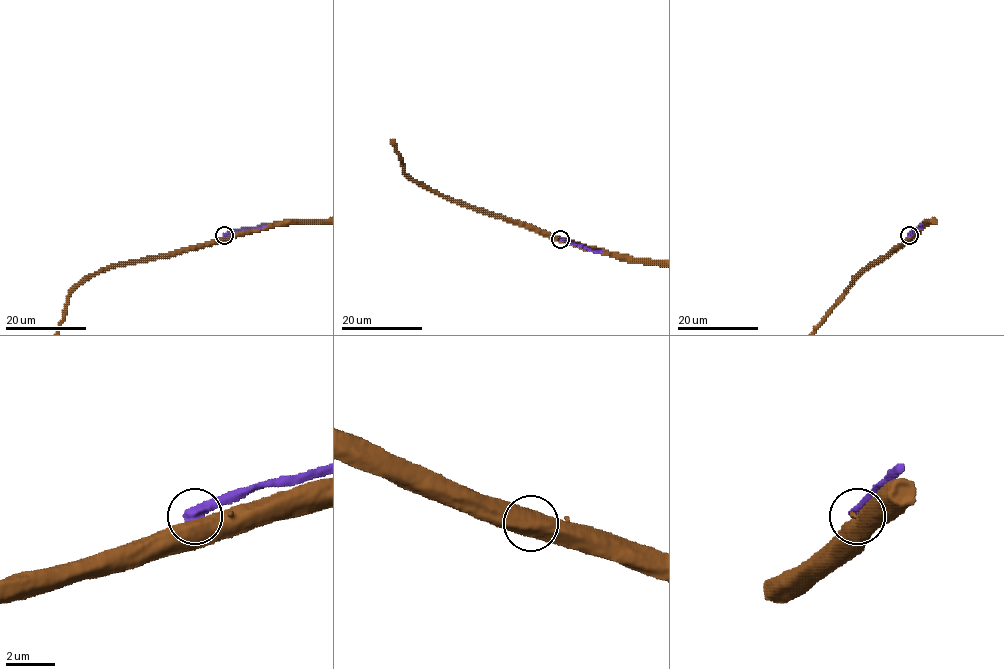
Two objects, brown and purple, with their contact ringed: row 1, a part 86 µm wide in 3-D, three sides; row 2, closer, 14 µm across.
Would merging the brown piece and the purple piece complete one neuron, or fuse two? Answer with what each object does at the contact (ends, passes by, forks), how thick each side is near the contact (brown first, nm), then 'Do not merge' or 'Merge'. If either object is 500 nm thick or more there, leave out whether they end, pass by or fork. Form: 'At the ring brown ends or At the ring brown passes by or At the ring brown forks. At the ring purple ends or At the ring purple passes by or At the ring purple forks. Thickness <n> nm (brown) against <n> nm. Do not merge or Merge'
Thickness 750 nm (brown) against 440 nm. Do not merge

